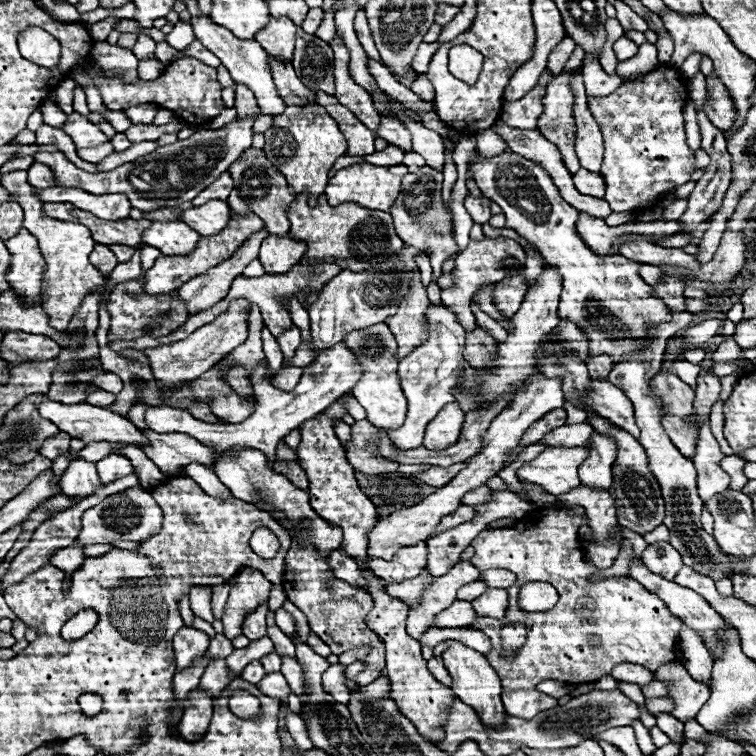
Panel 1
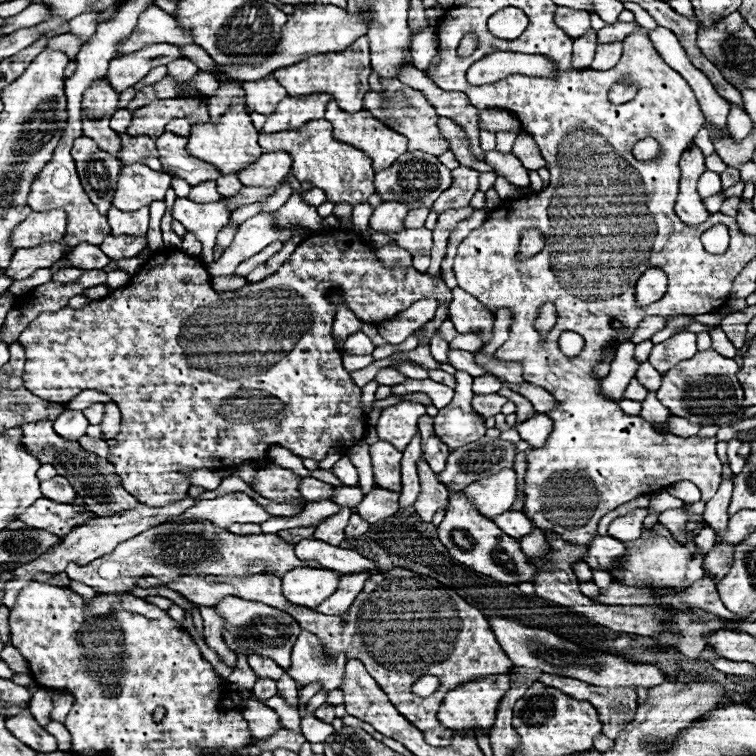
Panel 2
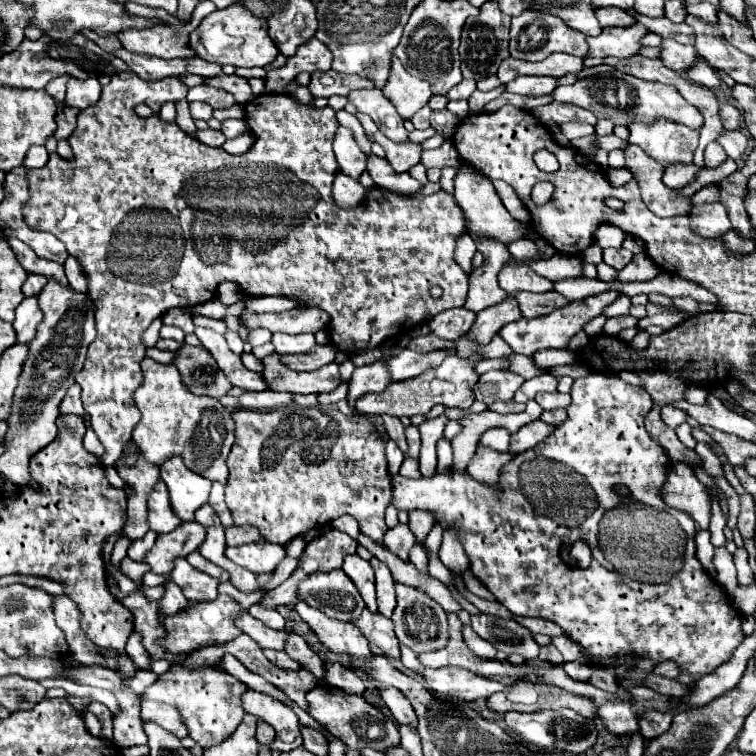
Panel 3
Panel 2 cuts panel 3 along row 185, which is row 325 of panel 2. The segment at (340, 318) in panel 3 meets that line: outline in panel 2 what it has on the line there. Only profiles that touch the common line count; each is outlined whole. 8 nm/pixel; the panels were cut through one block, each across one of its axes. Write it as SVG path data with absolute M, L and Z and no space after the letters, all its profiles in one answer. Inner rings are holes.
M330 230L308 236L276 274L262 282L246 284L236 292L212 290L206 264L198 256L164 250L152 254L128 286L110 292L106 298L94 300L80 310L66 306L32 320L20 334L20 344L26 350L24 386L42 400L60 404L70 402L82 390L110 394L122 412L122 430L116 436L118 444L110 448L110 462L122 486L142 504L160 506L186 496L190 480L180 474L184 468L228 468L248 462L258 466L258 474L250 486L264 498L274 502L298 498L306 504L298 492L300 476L268 464L268 448L280 444L300 458L320 462L330 448L356 446L366 434L362 390L342 368L342 354L330 336L336 314L336 306L328 300L330 292L340 292L348 308L372 324L392 318L424 296L436 296L440 304L450 304L452 300L450 288L440 278L432 280L412 266L382 266L366 240L352 230ZM228 308L244 308L246 314L230 314Z

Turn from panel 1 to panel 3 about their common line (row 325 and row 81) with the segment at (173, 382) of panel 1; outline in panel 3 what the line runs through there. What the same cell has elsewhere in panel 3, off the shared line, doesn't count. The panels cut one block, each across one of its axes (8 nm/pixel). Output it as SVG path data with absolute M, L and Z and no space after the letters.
M220 74L220 76L216 76L216 78L208 78L206 84L230 92L230 94L236 98L236 102L242 104L242 106L252 100L252 90L250 90L250 86L248 86L248 80L246 80L246 78L240 78L240 76L236 76L236 74L232 74L232 76Z

